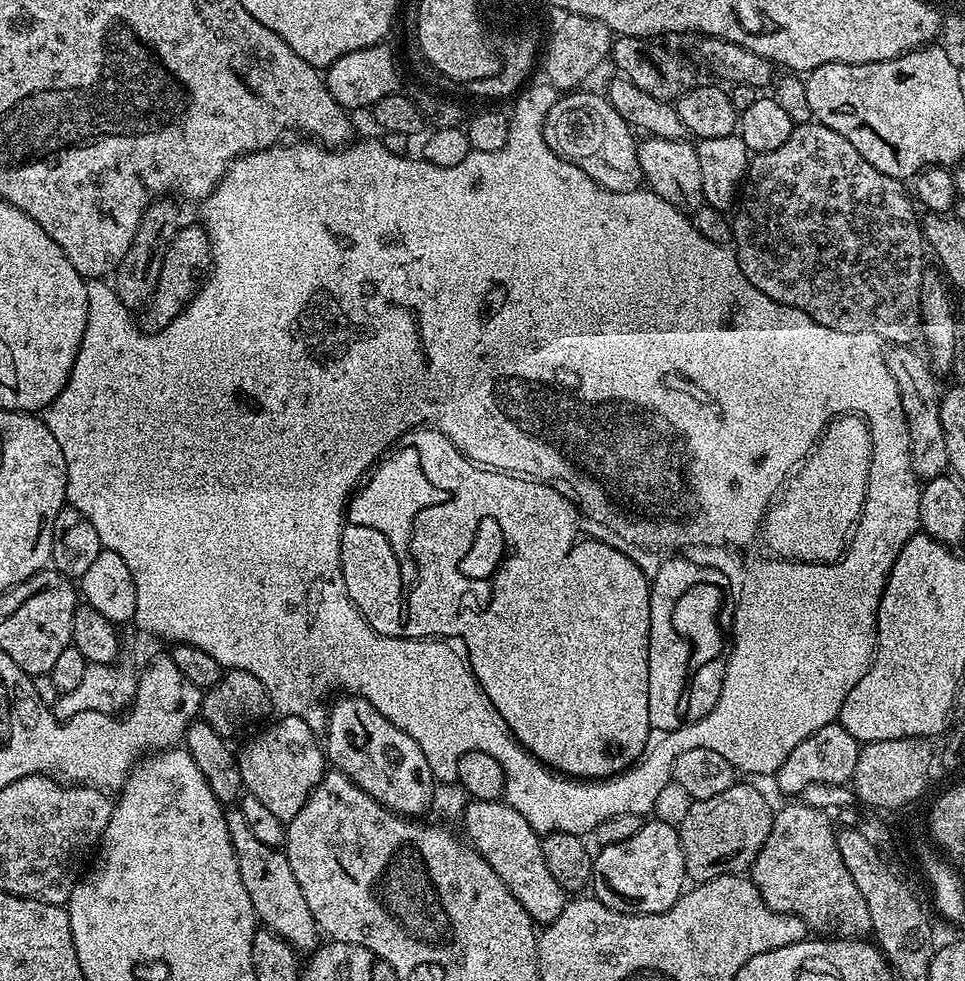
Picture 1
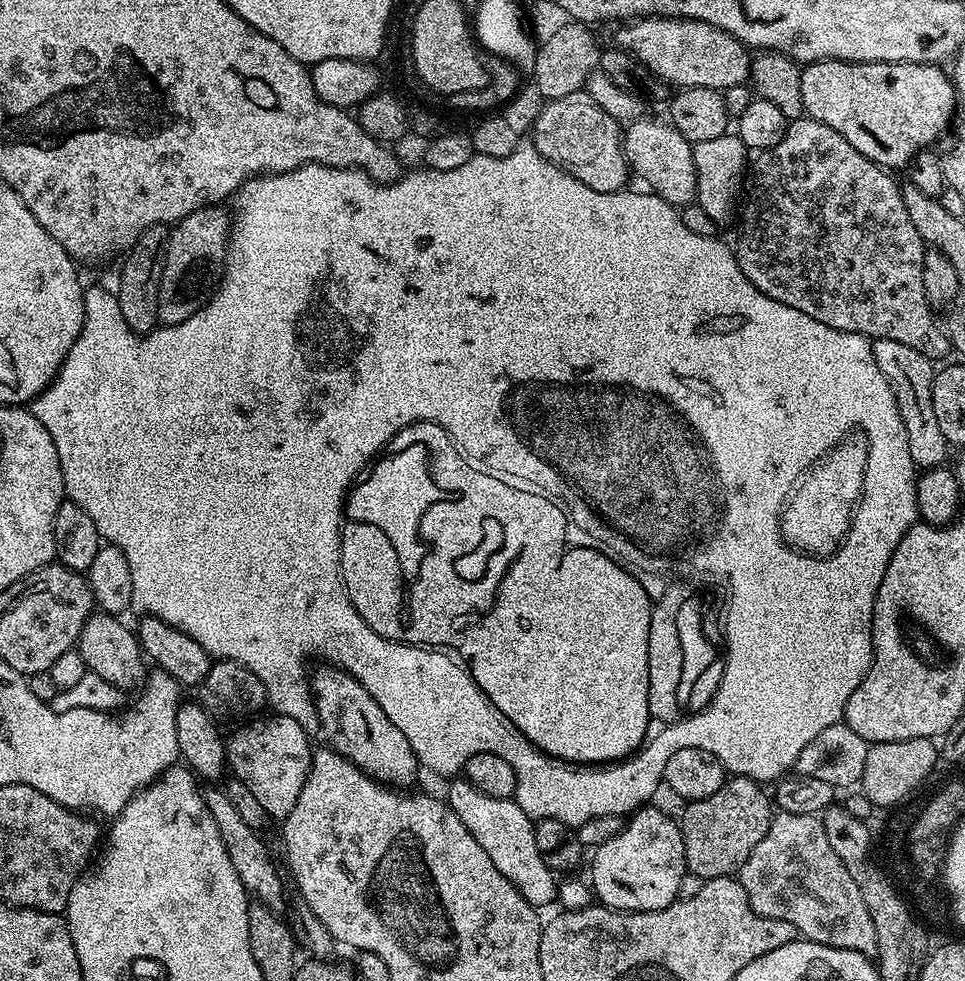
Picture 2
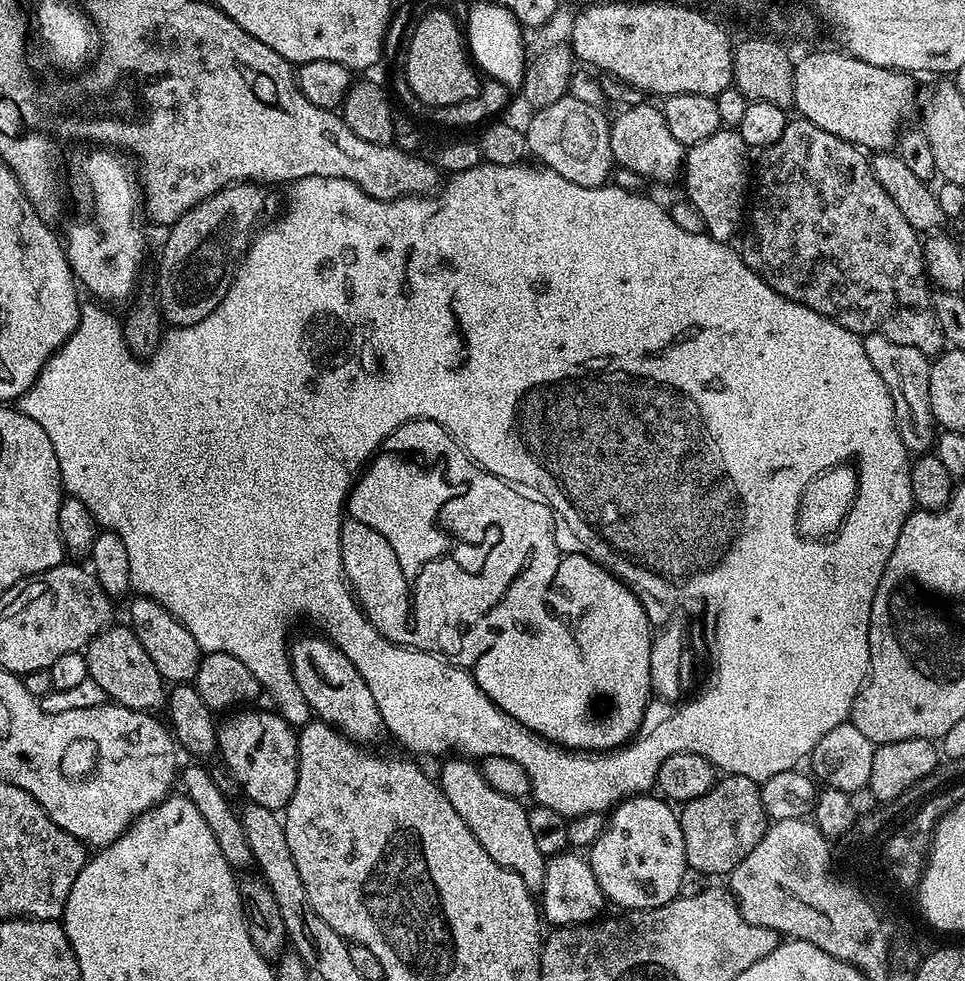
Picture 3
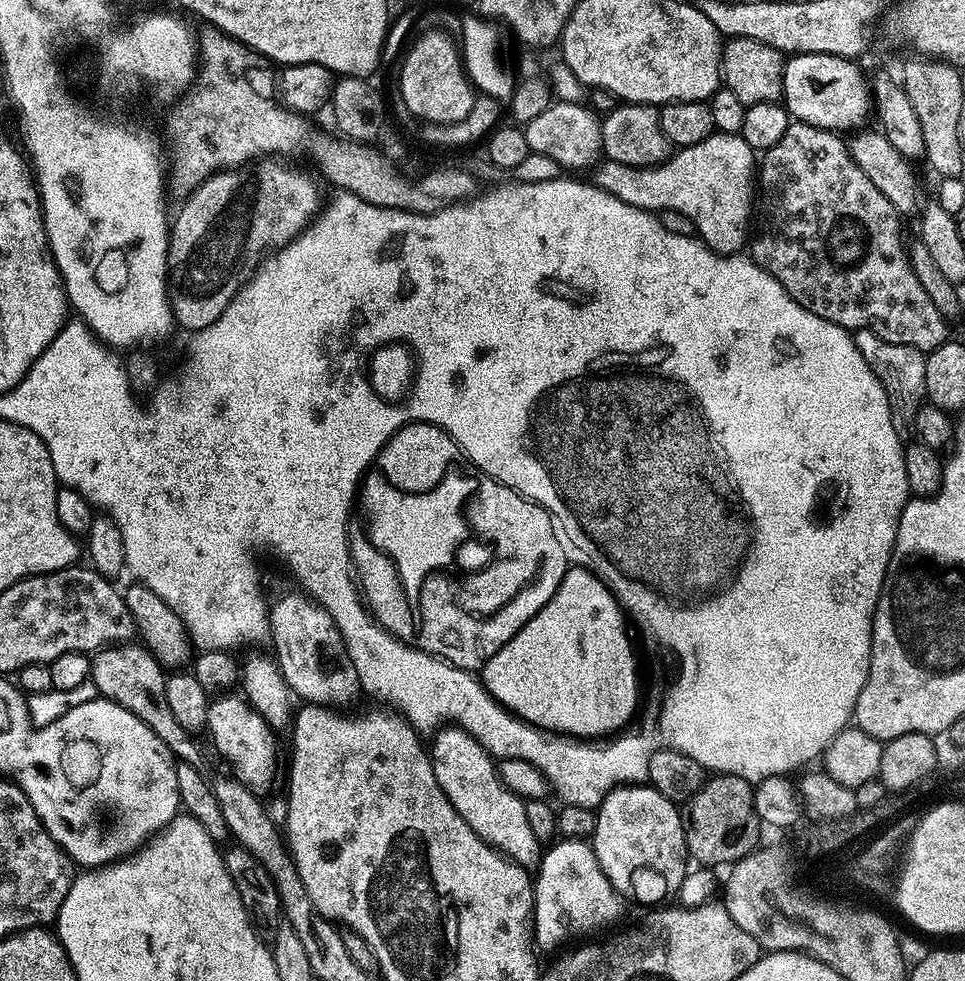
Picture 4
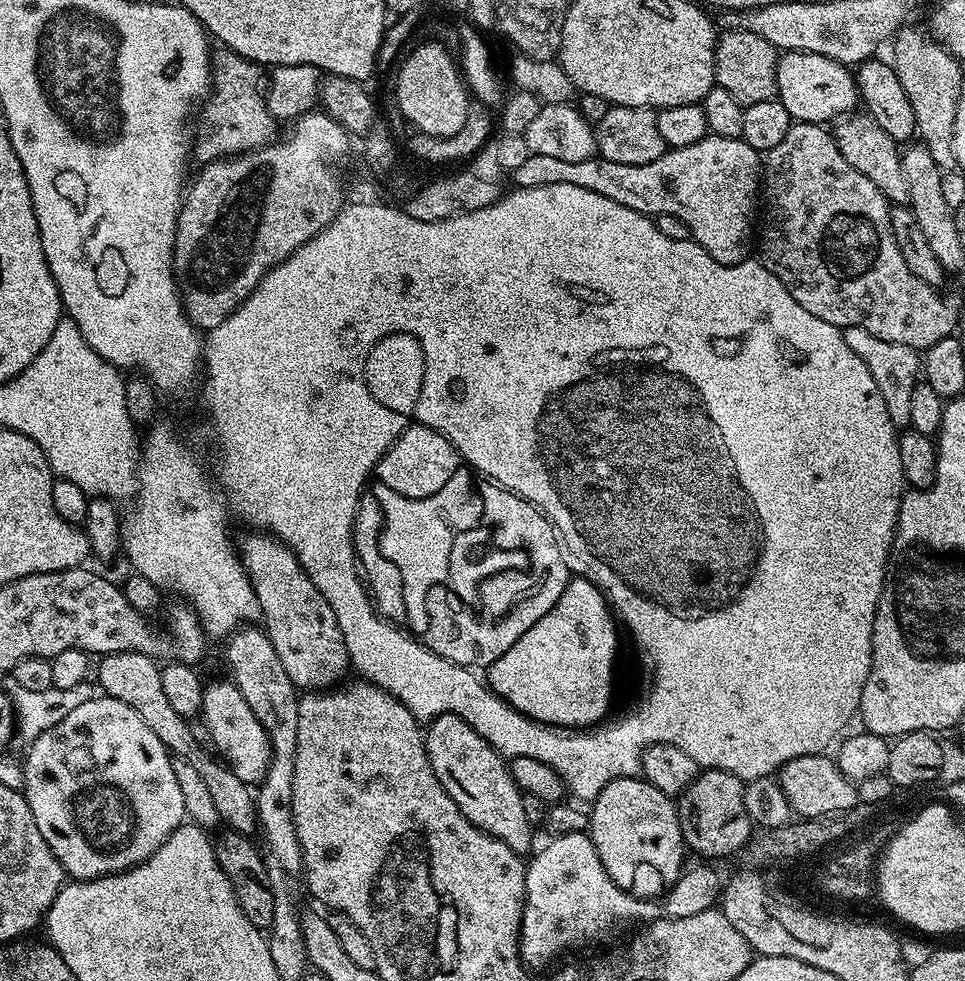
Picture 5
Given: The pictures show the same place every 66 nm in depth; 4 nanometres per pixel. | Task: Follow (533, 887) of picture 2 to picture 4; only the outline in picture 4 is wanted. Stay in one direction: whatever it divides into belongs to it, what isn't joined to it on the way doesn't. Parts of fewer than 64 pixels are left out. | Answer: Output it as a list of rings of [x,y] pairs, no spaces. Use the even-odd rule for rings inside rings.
[[[445,726],[431,737],[430,755],[434,766],[434,778],[442,786],[442,794],[450,798],[450,806],[462,814],[466,826],[482,838],[501,856],[529,870],[540,867],[542,843],[534,836],[526,819],[525,801],[515,796],[500,781],[496,772],[497,761],[488,755],[469,732],[455,726]]]

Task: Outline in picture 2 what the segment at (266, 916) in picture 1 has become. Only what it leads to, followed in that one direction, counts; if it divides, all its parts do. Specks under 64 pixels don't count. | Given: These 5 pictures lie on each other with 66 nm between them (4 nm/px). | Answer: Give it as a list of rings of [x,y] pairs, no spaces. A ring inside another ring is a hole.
[[[220,786],[205,787],[203,793],[206,806],[210,814],[214,814],[214,823],[218,825],[218,830],[222,834],[226,854],[230,854],[230,862],[234,865],[234,871],[238,873],[242,886],[259,903],[267,904],[273,910],[279,909],[281,907],[279,904],[284,900],[284,880],[280,877],[275,862],[272,861],[271,850],[260,841],[261,833],[255,828],[246,826],[246,821],[234,806],[233,797],[227,796]]]

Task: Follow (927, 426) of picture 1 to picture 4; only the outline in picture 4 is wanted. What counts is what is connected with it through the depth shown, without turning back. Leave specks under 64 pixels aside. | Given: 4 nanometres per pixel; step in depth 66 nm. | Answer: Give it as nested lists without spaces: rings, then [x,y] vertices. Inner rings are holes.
[[[868,328],[855,329],[854,339],[862,358],[866,358],[866,362],[880,379],[880,385],[886,390],[894,430],[900,436],[901,441],[911,441],[916,426],[916,415],[920,405],[926,400],[925,353],[919,352],[914,346],[886,342],[886,338],[878,338],[878,334],[874,334]]]

